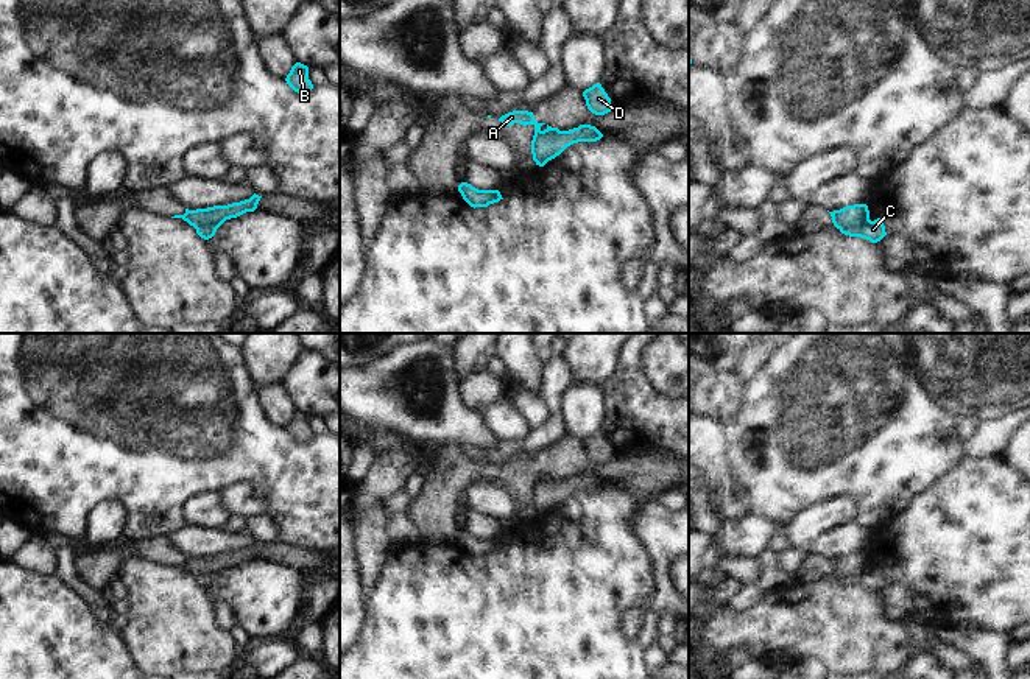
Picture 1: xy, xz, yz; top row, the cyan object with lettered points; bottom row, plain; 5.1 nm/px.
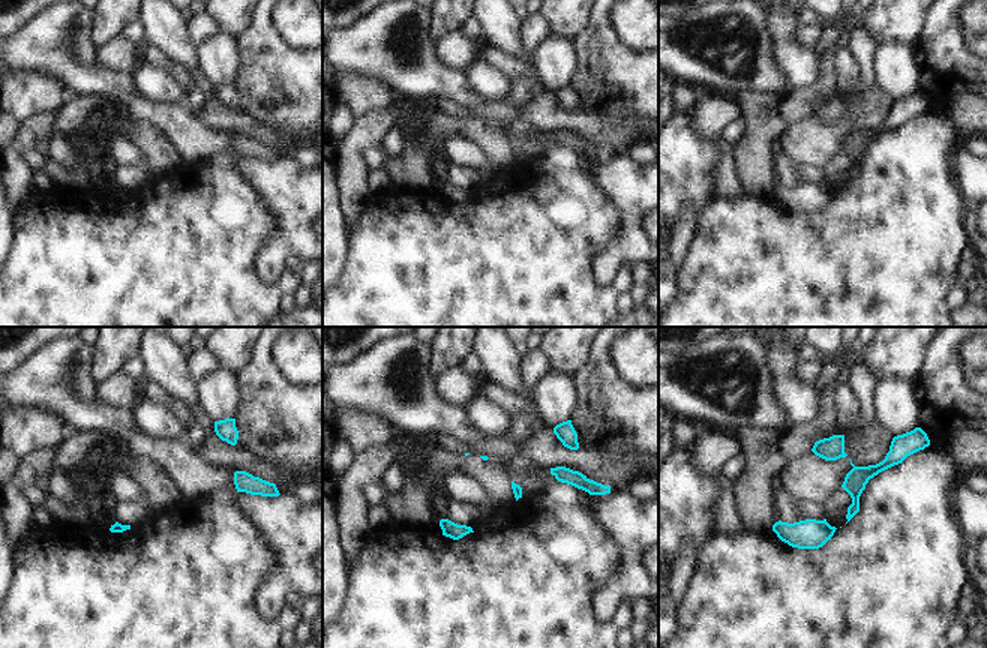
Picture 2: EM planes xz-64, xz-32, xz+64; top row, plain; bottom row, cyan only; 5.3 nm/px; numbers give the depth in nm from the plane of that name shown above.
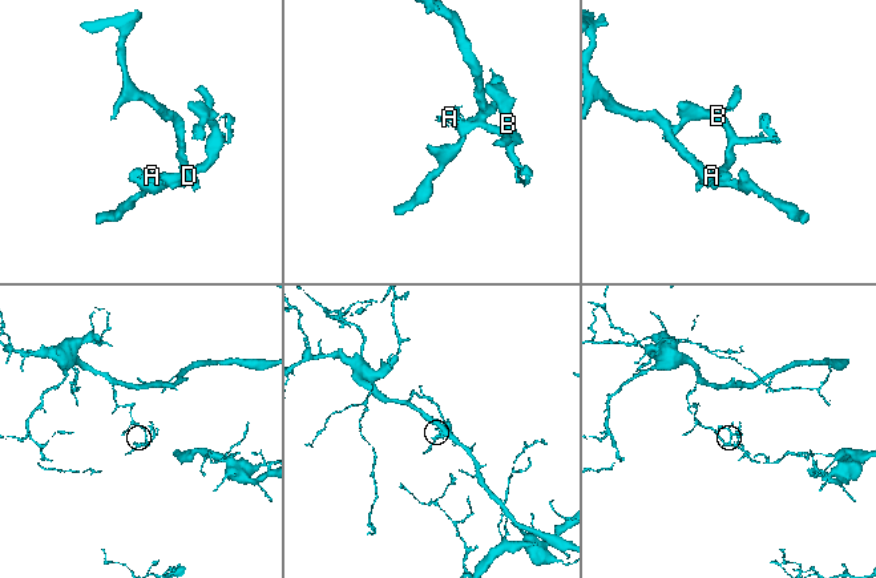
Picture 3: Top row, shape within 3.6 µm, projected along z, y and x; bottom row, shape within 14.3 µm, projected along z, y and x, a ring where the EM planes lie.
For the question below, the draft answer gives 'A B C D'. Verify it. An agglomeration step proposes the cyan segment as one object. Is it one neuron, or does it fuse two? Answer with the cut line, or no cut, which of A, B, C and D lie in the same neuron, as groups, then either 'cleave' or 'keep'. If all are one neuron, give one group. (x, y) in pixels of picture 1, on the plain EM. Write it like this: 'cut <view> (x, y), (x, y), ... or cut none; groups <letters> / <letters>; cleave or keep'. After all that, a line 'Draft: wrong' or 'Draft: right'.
cut xz (558, 478), (535, 483); groups A / B C D; cleave
Draft: wrong

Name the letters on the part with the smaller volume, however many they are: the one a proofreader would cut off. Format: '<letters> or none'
A

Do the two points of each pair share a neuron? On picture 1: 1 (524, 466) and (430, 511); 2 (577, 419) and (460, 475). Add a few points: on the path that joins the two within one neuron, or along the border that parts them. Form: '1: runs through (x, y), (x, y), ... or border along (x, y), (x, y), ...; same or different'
1: runs through (500, 474), (466, 474), (452, 488); same
2: border along (566, 432), (582, 443); different

